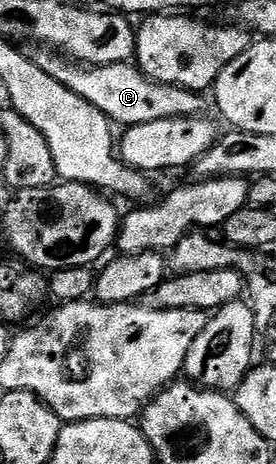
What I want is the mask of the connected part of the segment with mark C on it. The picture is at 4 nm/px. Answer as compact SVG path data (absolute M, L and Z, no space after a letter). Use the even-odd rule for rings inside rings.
M54 53L33 56L36 65L48 73L48 77L56 77L60 85L72 89L76 97L84 97L88 105L96 105L100 113L104 113L111 124L122 123L123 128L144 125L148 121L160 121L185 115L202 115L206 103L197 91L189 91L183 87L169 87L146 76L133 62L117 63L107 67L79 65L65 57Z

